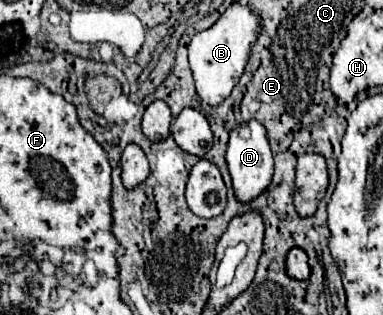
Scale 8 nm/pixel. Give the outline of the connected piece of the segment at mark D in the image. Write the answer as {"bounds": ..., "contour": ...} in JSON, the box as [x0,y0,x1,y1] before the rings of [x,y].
{"bounds":[227,121,273,203],"contour":[[[249,121],[243,123],[239,129],[231,131],[229,145],[227,145],[227,167],[233,179],[235,197],[241,203],[251,203],[269,187],[273,177],[273,155],[263,125],[259,125],[257,121]]]}

